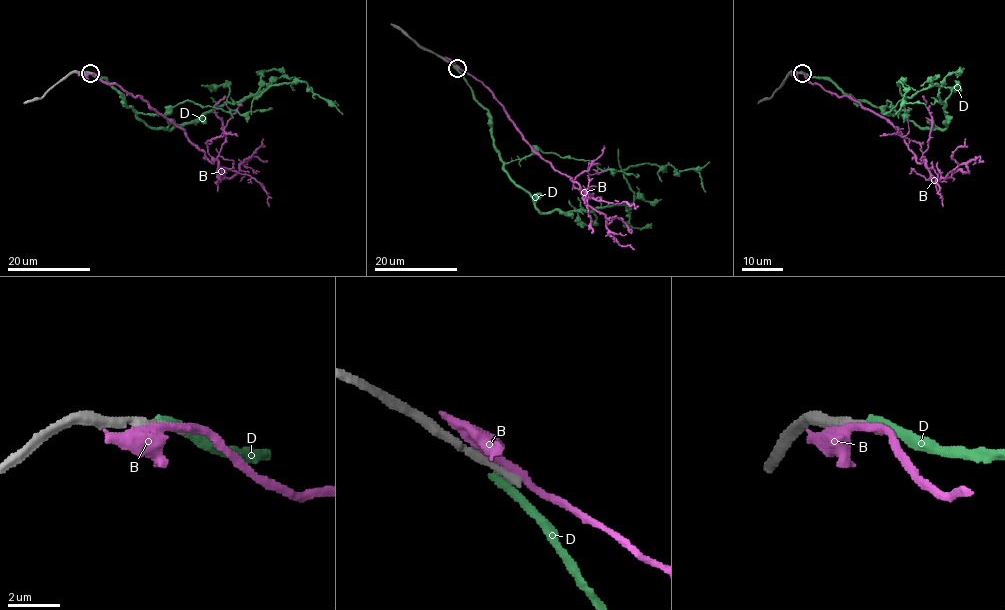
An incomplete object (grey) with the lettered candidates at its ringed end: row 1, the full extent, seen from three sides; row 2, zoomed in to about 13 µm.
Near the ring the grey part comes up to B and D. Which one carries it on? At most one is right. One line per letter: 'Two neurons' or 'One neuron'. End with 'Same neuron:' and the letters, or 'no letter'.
B: Two neurons
D: Two neurons
Same neuron: no letter

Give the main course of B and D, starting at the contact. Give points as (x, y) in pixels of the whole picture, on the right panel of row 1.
B: (799, 73), (886, 119), (938, 180), (979, 156), (983, 162)
D: (801, 73), (920, 127), (944, 128), (939, 86), (906, 96), (898, 81), (904, 100), (925, 106)

